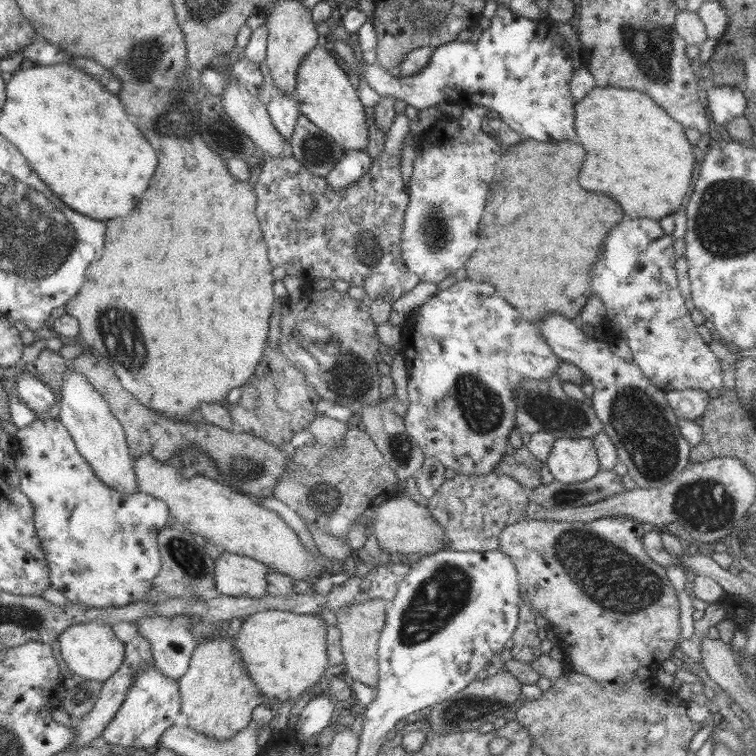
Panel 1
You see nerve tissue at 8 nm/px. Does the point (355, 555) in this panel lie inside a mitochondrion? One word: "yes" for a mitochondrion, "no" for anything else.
no

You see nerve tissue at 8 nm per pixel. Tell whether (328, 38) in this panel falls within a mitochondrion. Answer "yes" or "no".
no

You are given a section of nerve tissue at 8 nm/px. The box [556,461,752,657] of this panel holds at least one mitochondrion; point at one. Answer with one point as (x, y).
(703, 505)

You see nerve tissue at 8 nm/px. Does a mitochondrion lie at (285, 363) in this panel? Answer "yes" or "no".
no

